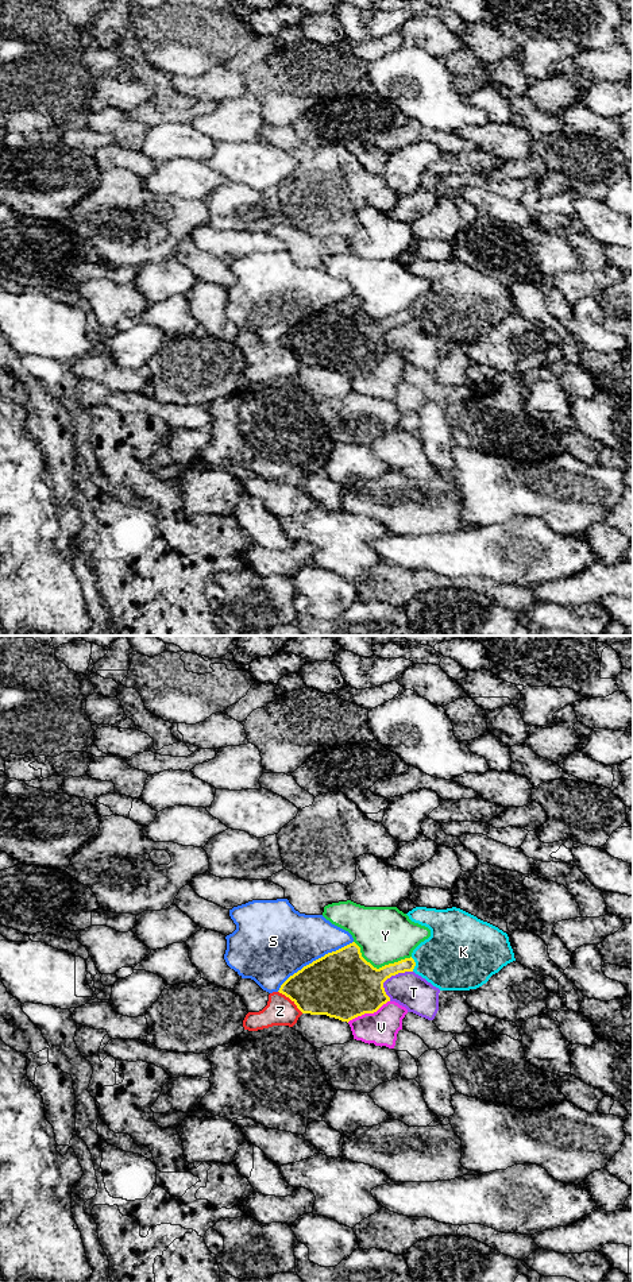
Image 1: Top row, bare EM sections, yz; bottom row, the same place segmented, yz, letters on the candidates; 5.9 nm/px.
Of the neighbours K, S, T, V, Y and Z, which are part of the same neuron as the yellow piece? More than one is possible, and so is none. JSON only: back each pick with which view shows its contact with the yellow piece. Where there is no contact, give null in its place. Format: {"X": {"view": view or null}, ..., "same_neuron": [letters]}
{"same_neuron": []}

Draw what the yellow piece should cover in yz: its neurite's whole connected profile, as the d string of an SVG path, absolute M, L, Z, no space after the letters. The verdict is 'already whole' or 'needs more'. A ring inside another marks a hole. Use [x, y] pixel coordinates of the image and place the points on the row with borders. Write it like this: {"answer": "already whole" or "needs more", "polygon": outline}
{"answer": "already whole", "polygon": "M352 942L304 966L290 976L278 992L289 997L302 1013L327 1015L348 1023L364 1013L377 1012L390 1001L383 982L398 973L413 972L414 966L416 962L410 957L377 969L362 957L360 947Z"}

